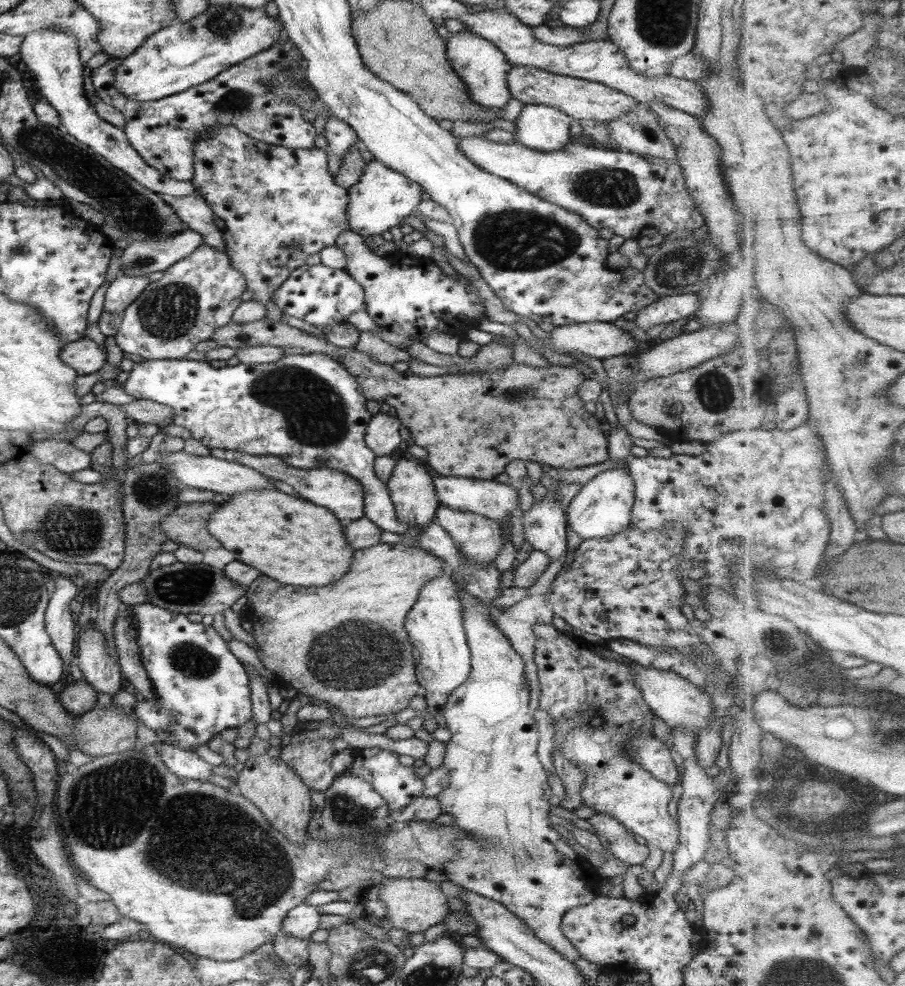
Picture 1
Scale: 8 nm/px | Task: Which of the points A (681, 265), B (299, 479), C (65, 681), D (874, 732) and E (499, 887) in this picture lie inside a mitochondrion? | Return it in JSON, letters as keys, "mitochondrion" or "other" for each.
{"A":"mitochondrion","B":"other","C":"other","D":"mitochondrion","E":"other"}

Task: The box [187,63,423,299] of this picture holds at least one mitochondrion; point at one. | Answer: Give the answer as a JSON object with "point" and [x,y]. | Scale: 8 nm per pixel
{"point":[233,100]}

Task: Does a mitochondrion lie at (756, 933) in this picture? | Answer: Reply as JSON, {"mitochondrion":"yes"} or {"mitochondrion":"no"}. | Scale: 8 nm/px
{"mitochondrion":"no"}

